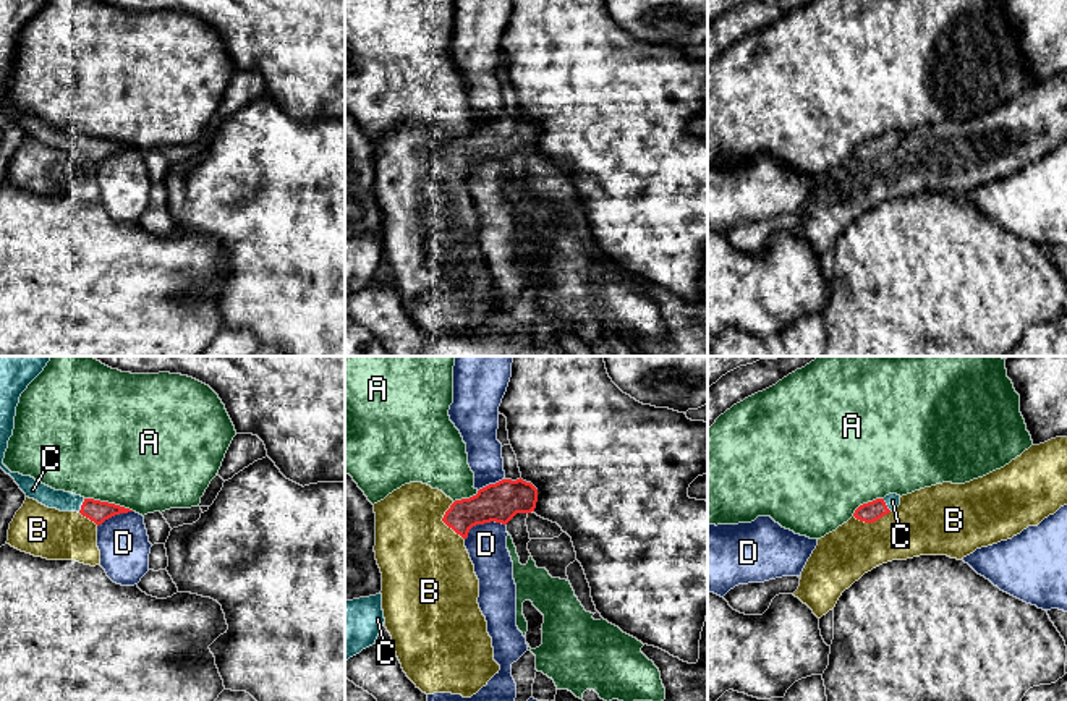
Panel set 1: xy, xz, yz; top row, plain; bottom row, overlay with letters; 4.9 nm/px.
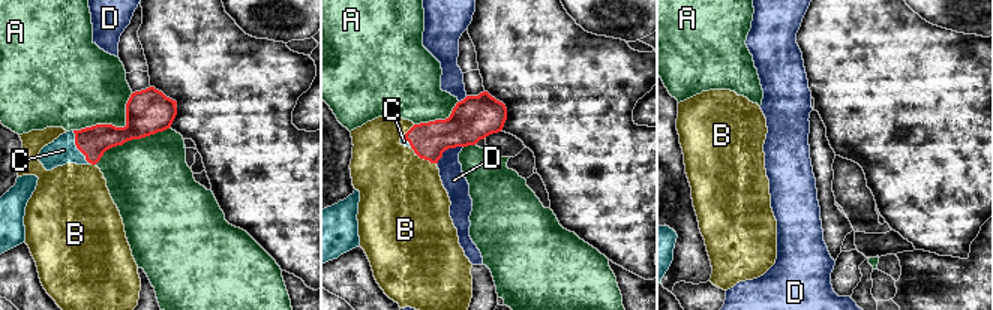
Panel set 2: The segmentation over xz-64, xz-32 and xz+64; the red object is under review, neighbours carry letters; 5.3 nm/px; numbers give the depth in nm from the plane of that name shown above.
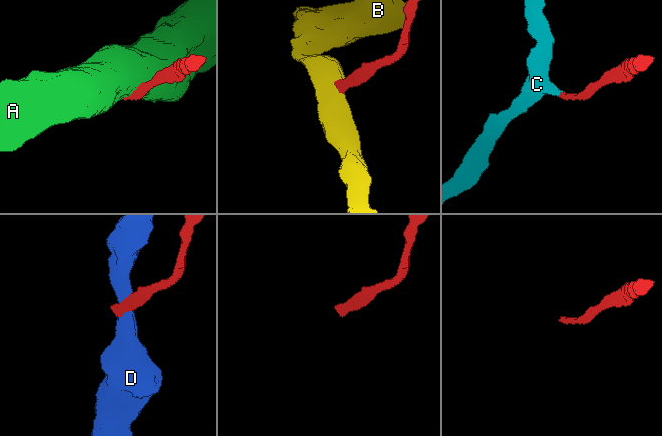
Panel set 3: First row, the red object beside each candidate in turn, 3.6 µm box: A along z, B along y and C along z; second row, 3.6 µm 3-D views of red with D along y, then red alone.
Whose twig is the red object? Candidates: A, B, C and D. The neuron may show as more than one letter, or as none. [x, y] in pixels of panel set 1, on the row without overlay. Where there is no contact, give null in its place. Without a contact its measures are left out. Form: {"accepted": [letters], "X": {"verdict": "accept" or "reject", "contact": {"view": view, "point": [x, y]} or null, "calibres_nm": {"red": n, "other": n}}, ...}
{"accepted": ["C"], "A": {"verdict": "reject", "contact": {"view": "xy", "point": [107, 140]}, "calibres_nm": {"red": 110, "other": 500}}, "B": {"verdict": "reject", "contact": {"view": "xz", "point": [444, 159]}, "calibres_nm": {"red": 180, "other": 440}}, "C": {"verdict": "accept", "contact": {"view": "xy", "point": [81, 143]}, "calibres_nm": {"red": 110, "other": 100}}, "D": {"verdict": "reject", "contact": {"view": "xz", "point": [483, 161]}, "calibres_nm": {"red": 200, "other": 200}}}

